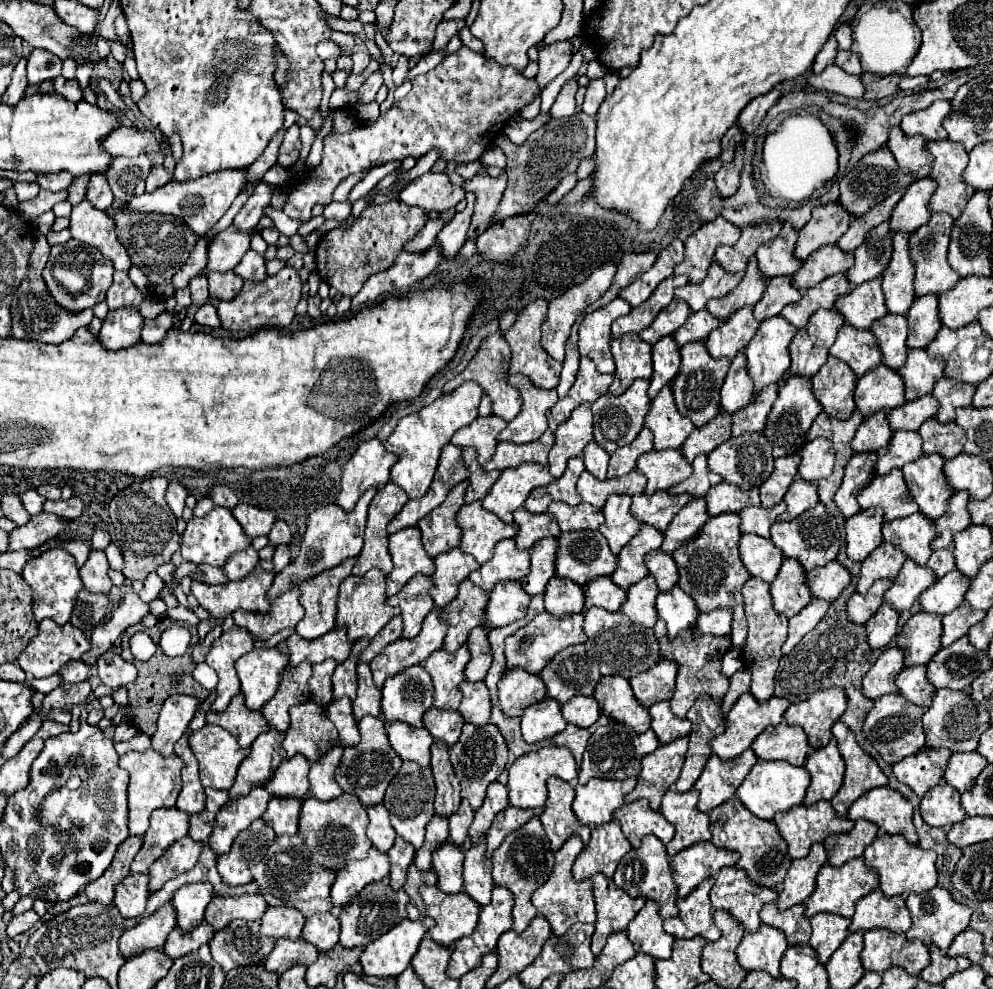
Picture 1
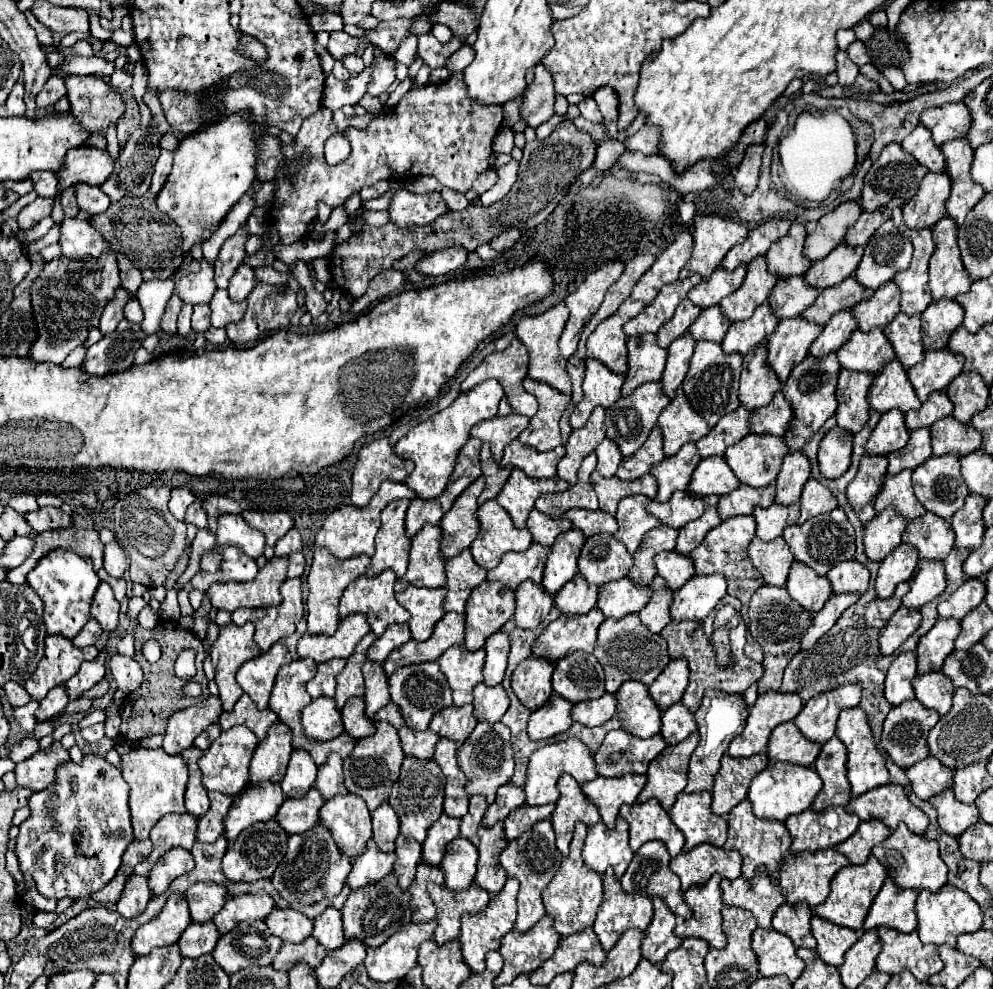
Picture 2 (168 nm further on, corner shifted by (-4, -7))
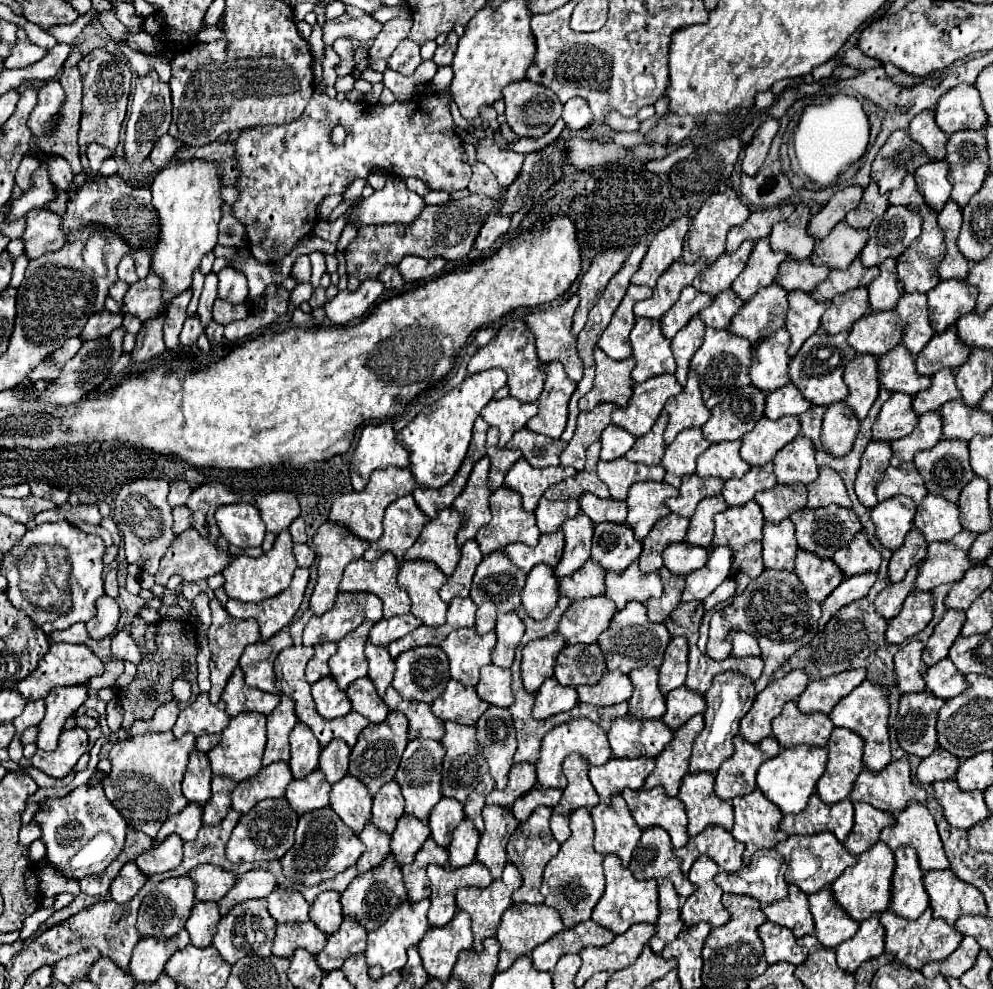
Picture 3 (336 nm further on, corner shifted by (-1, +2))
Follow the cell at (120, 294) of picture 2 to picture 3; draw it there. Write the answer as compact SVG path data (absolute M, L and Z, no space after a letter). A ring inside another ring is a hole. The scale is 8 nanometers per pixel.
M107 309L97 311L95 315L91 315L87 325L79 333L79 339L81 341L93 341L93 339L105 337L105 335L111 335L113 329L121 327L121 321L123 321L123 317L117 313L109 313Z

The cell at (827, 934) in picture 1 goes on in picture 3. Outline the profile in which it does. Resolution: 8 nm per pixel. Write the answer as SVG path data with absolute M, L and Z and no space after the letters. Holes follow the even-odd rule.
M823 887L821 891L811 893L809 905L815 921L815 935L825 947L835 949L855 935L859 923L841 909L841 905L833 897L831 887Z

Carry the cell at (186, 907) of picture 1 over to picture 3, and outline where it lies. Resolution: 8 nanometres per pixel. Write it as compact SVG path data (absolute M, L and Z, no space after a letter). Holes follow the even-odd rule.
M199 865L189 871L189 877L197 883L197 901L219 901L237 881L231 871L217 865Z

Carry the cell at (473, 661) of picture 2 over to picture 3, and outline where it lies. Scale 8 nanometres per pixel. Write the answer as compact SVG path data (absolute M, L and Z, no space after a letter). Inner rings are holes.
M457 629L443 643L443 651L449 657L451 677L467 687L475 687L479 681L479 669L491 663L491 651L495 647L495 631L477 635L475 629Z

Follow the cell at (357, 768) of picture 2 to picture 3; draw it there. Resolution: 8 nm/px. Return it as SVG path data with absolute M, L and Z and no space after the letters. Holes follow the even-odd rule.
M391 711L391 715L383 723L369 725L361 731L359 741L351 753L349 775L363 781L369 787L371 795L375 795L381 785L385 785L387 781L391 781L395 777L395 771L399 767L399 761L401 761L407 741L409 741L407 739L407 717L399 711Z

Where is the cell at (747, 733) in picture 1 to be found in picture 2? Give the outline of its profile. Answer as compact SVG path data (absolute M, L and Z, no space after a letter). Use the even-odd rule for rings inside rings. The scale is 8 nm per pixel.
M760 694L756 704L750 708L742 734L730 742L728 754L732 758L746 758L764 752L772 730L788 720L794 720L800 710L802 702L798 694Z

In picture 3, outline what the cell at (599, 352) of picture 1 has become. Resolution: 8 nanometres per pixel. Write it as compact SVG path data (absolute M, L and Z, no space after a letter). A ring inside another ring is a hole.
M629 285L621 305L617 307L609 327L603 331L601 339L597 341L597 347L603 349L611 359L627 359L631 357L631 341L629 333L631 327L635 325L635 315L633 315L633 305L641 299L647 299L653 295L651 287L639 287L639 285Z

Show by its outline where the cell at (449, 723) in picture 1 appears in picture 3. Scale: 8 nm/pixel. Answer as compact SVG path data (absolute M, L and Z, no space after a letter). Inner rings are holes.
M451 679L443 695L435 699L435 703L431 703L431 711L439 719L455 721L463 725L475 725L487 709L489 709L487 701L479 699L473 687L463 687L455 679Z

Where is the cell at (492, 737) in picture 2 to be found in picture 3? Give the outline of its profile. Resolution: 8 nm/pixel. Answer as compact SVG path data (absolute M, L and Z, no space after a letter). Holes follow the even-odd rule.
M489 707L477 723L479 743L485 743L483 753L489 763L489 771L495 779L495 787L507 787L507 775L513 765L513 755L517 751L515 727L509 709Z

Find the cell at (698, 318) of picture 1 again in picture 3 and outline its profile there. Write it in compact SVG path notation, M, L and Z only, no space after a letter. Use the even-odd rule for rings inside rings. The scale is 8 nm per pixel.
M729 289L729 291L721 291L713 299L713 303L707 309L703 309L699 315L707 327L727 329L731 325L733 315L741 309L741 305L743 305L743 301L735 295L733 289Z

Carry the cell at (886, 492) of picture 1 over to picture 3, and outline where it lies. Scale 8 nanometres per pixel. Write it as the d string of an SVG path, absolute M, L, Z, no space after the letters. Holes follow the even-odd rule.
M903 463L899 467L889 467L883 475L883 479L877 485L877 499L885 501L895 495L907 495L917 505L925 499L927 489L923 483L923 477L919 475L917 467L913 463Z

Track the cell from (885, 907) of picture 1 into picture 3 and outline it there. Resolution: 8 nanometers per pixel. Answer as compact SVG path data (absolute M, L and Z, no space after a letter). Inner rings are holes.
M909 847L895 849L895 875L893 875L893 897L889 909L905 919L917 919L927 907L927 891L923 887L923 869L915 851Z

